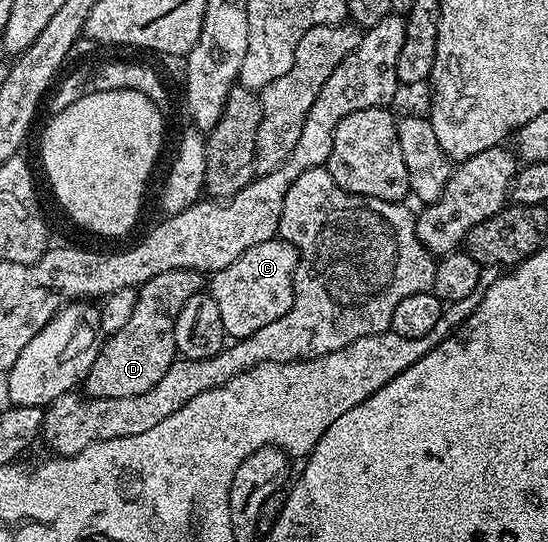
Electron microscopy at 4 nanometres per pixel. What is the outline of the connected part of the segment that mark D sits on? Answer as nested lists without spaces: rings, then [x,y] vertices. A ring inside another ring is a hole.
[[[170,270],[161,276],[153,276],[153,280],[138,287],[137,304],[133,308],[133,316],[129,316],[129,324],[121,328],[121,332],[106,335],[99,347],[97,360],[93,360],[93,368],[89,368],[86,378],[81,383],[81,390],[89,398],[124,398],[125,396],[141,396],[141,392],[149,392],[169,372],[169,368],[177,361],[175,349],[175,325],[177,316],[181,316],[181,308],[194,294],[204,289],[205,278],[194,270]]]

